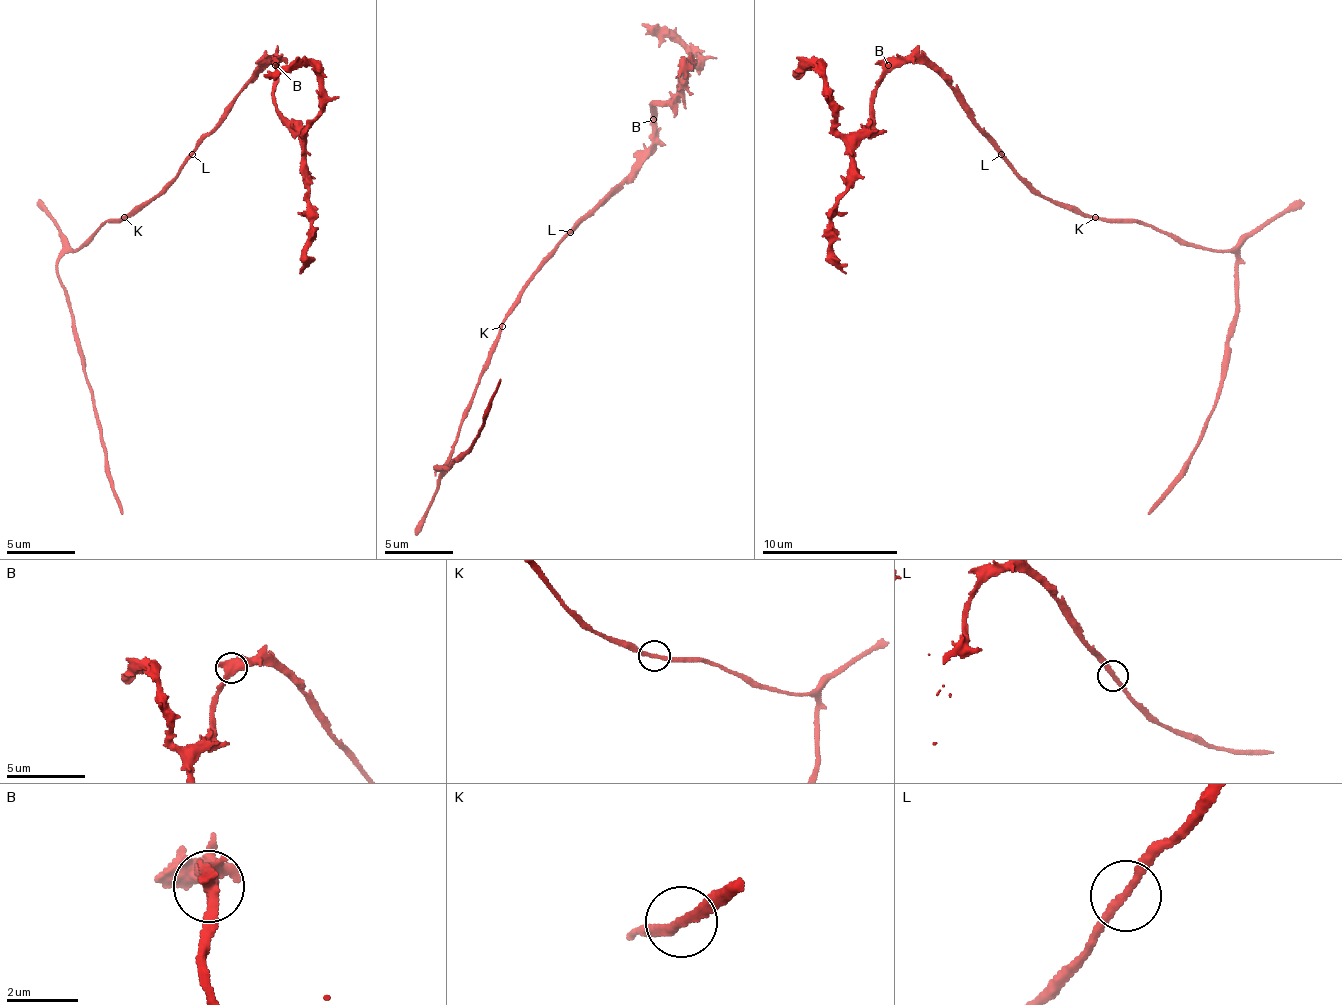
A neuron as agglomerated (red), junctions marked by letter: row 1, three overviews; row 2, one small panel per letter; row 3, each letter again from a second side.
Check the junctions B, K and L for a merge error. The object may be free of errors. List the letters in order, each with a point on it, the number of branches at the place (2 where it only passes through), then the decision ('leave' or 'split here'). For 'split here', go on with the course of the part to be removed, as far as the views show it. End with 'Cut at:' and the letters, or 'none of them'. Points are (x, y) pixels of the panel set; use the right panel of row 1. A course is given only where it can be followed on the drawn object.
B: at (888, 65); 2 branches meet; leave
K: at (1095, 217); 2 branches meet; leave
L: at (1001, 154); 2 branches meet; leave
Cut at: none of them

